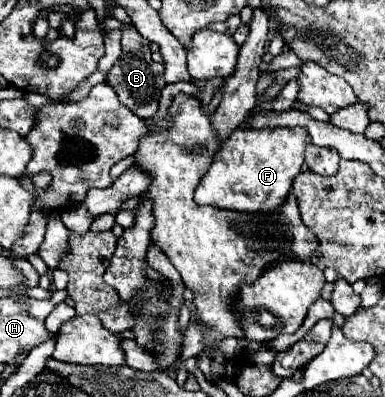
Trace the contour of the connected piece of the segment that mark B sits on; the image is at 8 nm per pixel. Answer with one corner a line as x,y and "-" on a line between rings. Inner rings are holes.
123,23
121,33
123,33
123,39
121,39
123,53
117,59
117,63
111,67
111,71
105,75
105,83
117,91
119,101
125,107
135,111
135,115
139,115
141,119
149,119
157,113
161,89
165,87
165,79
163,79
165,67
151,59
149,41
143,39
143,35
139,35
139,31
135,29
133,23

